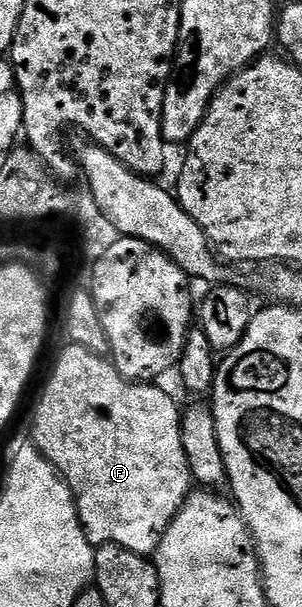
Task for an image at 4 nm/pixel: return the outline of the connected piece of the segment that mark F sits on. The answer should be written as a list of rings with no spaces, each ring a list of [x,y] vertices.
[[[73,343],[67,344],[67,349],[54,361],[54,370],[38,397],[38,406],[34,409],[34,437],[32,444],[43,453],[58,469],[58,474],[66,480],[66,486],[74,492],[74,502],[78,508],[78,518],[82,524],[84,535],[90,540],[91,545],[119,545],[133,553],[153,555],[158,549],[158,543],[164,531],[172,523],[192,487],[192,478],[188,459],[184,455],[182,446],[182,413],[178,405],[154,383],[141,381],[127,381],[120,375],[120,371],[105,356],[88,351],[84,347]]]

